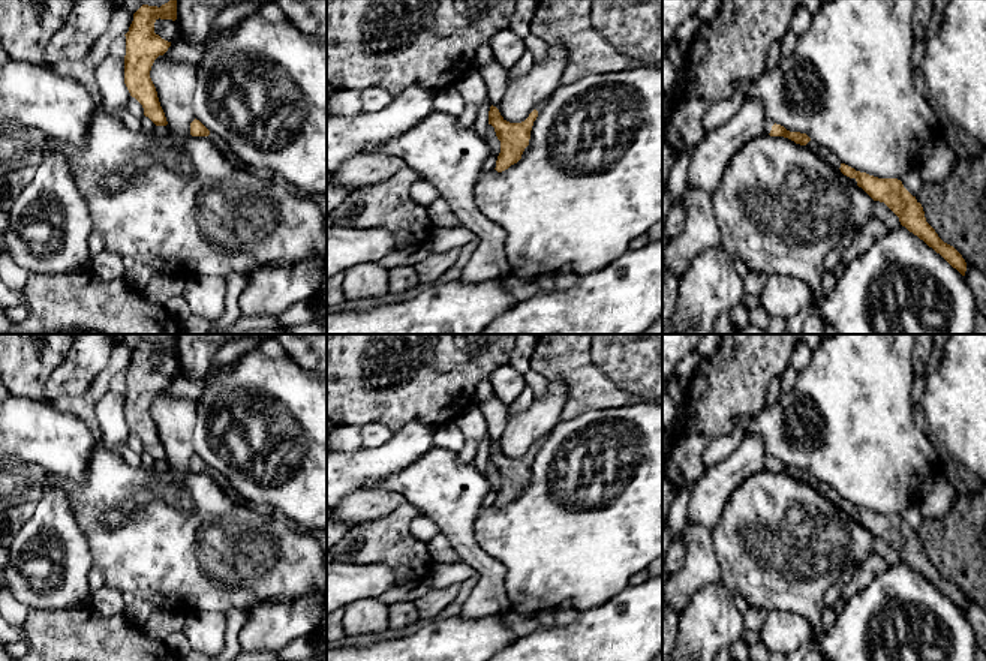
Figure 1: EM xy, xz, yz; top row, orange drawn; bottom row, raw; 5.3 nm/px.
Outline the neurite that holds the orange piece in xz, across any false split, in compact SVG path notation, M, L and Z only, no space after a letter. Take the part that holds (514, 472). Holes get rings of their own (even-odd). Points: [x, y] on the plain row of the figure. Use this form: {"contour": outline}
{"contour": "M490 442L489 460L494 463L496 472L500 477L500 489L496 496L496 507L502 508L521 495L524 484L529 481L530 466L538 447L533 445L521 459L506 457L496 442Z"}

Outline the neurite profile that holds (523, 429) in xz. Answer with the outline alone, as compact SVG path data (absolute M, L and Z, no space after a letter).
M550 381L544 396L535 397L532 405L509 415L500 436L499 448L509 459L521 459L535 442L548 435L562 420L566 390L562 381Z

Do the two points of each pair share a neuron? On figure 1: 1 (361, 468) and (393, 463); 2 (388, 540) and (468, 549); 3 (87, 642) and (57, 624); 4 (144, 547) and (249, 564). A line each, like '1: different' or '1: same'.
1: same
2: different
3: same
4: same

